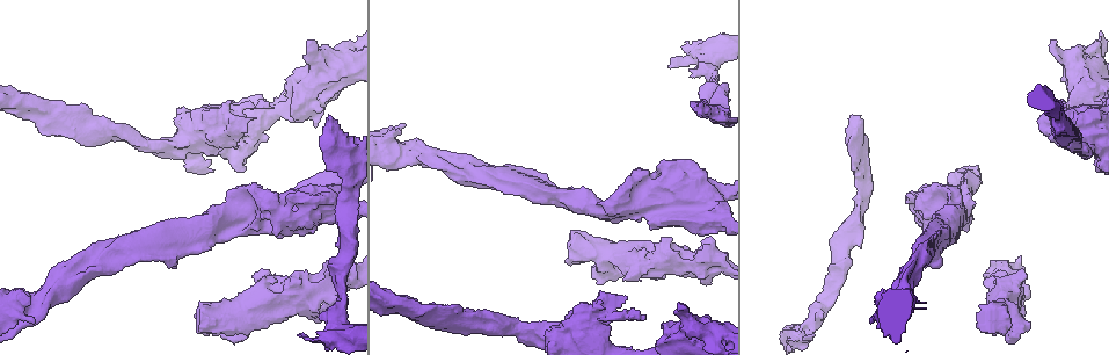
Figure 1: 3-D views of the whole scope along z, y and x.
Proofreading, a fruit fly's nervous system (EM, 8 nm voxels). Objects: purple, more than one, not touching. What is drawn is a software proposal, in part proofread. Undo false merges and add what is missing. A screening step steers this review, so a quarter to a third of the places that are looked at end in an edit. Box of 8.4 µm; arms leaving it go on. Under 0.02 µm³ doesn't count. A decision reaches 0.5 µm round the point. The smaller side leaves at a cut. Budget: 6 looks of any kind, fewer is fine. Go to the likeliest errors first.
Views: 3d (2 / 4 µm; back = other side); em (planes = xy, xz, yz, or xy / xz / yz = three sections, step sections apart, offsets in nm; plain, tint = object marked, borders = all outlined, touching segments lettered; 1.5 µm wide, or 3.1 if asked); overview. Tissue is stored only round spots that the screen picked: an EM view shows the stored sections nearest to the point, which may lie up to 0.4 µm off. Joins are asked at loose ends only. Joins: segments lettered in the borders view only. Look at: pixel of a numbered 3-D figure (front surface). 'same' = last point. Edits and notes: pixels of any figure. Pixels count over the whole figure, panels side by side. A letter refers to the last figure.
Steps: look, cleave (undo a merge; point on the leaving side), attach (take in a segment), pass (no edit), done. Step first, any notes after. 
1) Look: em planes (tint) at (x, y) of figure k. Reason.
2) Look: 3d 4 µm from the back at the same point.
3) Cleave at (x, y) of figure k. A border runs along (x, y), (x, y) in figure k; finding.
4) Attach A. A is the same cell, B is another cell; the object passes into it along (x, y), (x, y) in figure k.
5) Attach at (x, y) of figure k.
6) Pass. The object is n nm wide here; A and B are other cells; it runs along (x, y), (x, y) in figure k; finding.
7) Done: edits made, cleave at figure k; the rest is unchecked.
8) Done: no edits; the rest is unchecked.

Look: em xz step 4 (borders) at (330, 116) of figure 1. An open end.

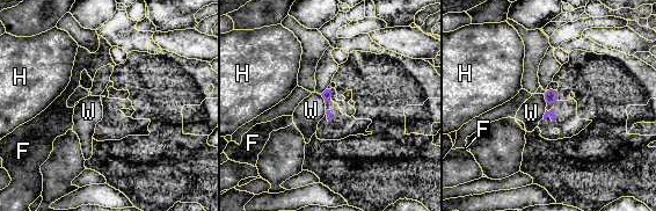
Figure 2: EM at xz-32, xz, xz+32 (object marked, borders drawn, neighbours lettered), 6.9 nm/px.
Look: em planes (borders) at the same point. Cut it another way.

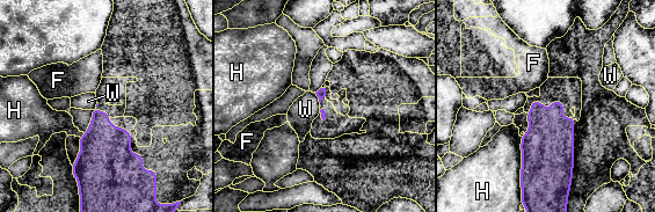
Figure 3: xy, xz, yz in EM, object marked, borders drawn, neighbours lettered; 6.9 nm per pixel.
Pass. F, H and W are other cells; a border runs along (314, 93), (320, 102) in figure 3; none of them fits.

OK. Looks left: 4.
Look: 3d 4 µm at (957, 180) of figure 1. Abrupt turn.

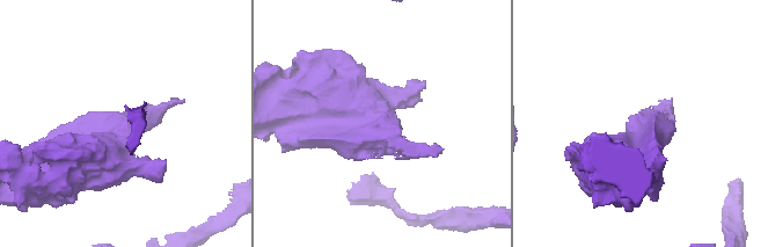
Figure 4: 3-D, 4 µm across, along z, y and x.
Look: em xz step 8 (tint) at (380, 127) of figure 4.

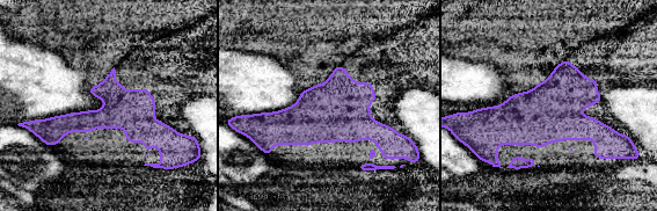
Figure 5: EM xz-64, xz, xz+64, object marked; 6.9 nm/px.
Look: em planes (borders) at the same point. Another direction.

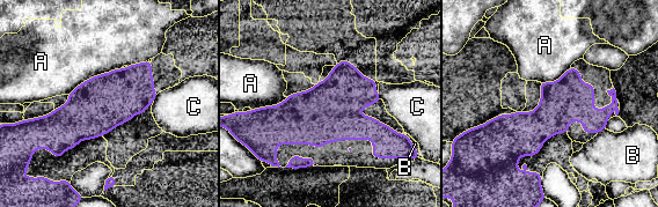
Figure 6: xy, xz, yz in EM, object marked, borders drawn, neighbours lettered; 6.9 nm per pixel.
Pass. A, B and C are other cells; it runs along (609, 108), (485, 128) in figure 6; continuous, no second cell.

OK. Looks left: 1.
Done: no edits; the rest is unchecked.

